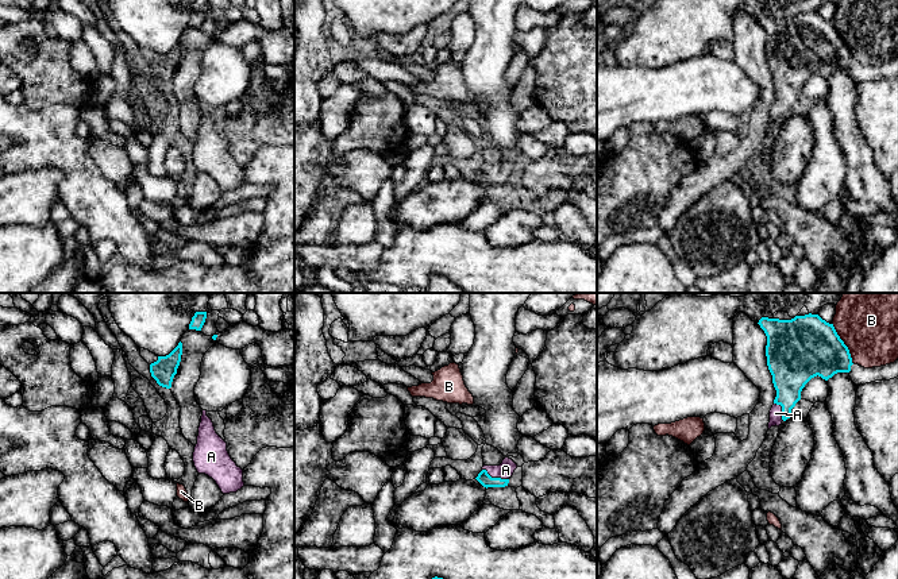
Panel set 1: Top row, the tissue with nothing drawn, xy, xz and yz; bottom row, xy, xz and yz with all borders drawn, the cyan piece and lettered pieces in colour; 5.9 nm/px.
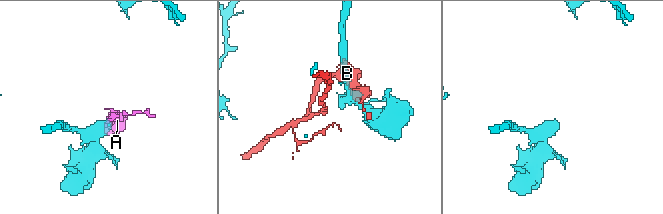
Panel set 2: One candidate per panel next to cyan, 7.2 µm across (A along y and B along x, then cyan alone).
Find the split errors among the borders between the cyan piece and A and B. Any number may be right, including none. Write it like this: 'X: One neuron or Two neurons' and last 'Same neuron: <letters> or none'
A: One neuron
B: Two neurons
Same neuron: A

